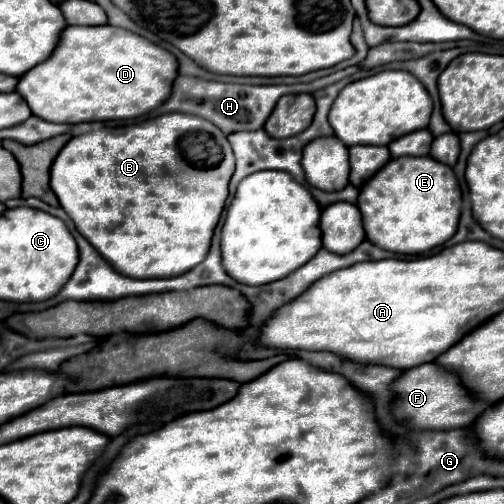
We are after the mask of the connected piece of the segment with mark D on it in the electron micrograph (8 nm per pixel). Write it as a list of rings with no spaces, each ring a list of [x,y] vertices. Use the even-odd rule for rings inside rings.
[[[110,24],[66,26],[52,56],[28,70],[16,92],[24,96],[34,116],[48,122],[104,122],[144,116],[168,100],[178,60],[158,44]]]

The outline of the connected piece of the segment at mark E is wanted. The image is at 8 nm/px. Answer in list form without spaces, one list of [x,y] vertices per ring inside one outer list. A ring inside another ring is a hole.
[[[402,156],[392,158],[360,188],[356,206],[362,212],[368,242],[396,254],[420,254],[454,236],[462,208],[462,192],[450,166],[430,156]]]

